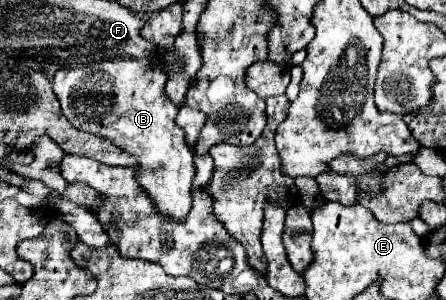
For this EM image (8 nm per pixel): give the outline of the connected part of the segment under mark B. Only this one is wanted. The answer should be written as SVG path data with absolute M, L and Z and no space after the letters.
M151 57L103 61L95 65L59 69L53 91L61 103L63 115L89 133L111 139L117 147L129 151L141 163L137 181L151 195L163 215L183 219L191 209L191 183L195 175L193 155L185 145L185 133L177 127L177 107L165 95L167 73Z

